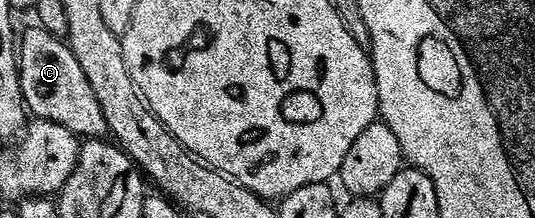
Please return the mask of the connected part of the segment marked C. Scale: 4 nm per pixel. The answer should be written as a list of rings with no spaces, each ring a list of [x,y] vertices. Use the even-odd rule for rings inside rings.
[[[39,25],[33,27],[23,35],[21,32],[18,53],[18,76],[27,112],[35,120],[64,125],[64,129],[83,140],[105,140],[110,130],[108,121],[104,121],[104,109],[100,109],[100,101],[96,101],[96,93],[92,93],[92,85],[84,77],[84,69],[80,69],[80,61],[76,61],[69,42]]]

